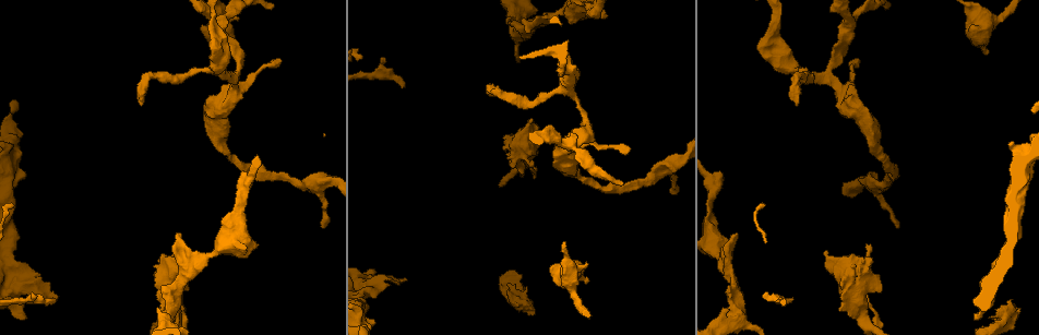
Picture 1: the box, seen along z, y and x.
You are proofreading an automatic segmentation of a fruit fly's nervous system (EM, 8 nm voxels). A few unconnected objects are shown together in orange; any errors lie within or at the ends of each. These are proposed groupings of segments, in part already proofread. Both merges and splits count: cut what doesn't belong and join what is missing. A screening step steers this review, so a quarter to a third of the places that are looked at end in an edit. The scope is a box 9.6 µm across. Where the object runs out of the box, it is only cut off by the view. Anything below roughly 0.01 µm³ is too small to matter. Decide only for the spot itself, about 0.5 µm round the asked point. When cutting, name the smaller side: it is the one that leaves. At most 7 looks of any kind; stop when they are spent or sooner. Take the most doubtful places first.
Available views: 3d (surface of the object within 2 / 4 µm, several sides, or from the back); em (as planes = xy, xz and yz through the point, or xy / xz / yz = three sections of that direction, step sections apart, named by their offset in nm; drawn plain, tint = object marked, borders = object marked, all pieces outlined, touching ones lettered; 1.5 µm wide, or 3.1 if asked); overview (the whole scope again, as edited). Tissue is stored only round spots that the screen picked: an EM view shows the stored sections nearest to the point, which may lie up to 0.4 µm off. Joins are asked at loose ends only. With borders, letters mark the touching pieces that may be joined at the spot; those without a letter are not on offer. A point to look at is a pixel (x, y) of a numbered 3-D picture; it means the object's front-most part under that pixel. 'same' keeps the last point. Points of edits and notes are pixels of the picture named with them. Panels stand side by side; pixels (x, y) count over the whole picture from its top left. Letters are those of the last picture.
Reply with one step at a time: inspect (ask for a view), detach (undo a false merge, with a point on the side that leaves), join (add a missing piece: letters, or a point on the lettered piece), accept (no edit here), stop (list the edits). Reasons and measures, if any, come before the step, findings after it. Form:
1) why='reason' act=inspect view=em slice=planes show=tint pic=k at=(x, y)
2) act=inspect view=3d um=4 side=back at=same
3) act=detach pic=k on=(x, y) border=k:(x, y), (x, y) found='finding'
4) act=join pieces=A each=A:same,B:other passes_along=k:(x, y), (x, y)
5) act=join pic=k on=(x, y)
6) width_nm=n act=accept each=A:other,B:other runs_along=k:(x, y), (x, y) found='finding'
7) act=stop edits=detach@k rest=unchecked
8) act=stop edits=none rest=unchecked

why='an open end' act=inspect view=em slice=planes show=tint pic=1 at=(54, 298)

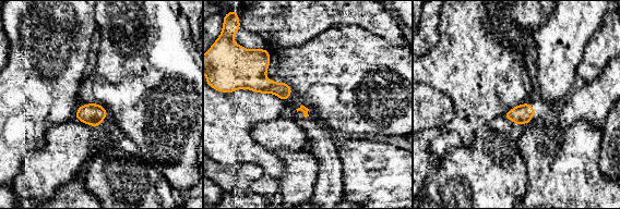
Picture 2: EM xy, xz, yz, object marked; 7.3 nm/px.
act=inspect view=em slice=planes show=borders at=same

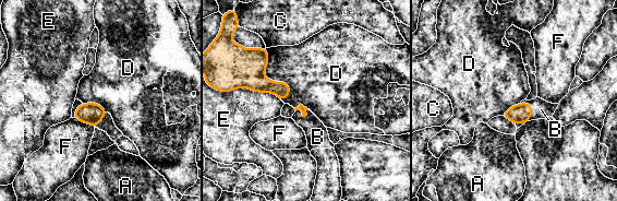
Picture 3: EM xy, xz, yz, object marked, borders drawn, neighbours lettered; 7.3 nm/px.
act=join pieces=B each=A:other,B:same,C:other,D:other,E:other,F:other passes_along=3:(521, 113), (531, 108), (541, 109) found='the neuron continues'

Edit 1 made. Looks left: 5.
why='branch stops here' act=inspect view=3d um=2 pic=1 at=(406, 281)

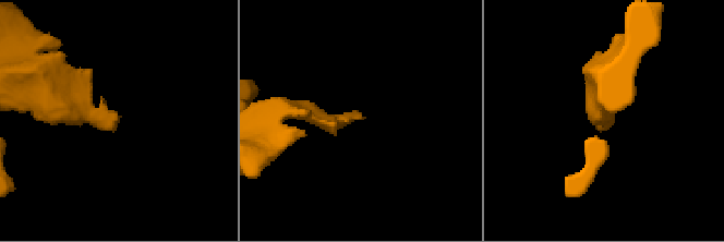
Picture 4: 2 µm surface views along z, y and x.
act=inspect view=em slice=xz step=8 show=borders pic=4 at=(362, 117)

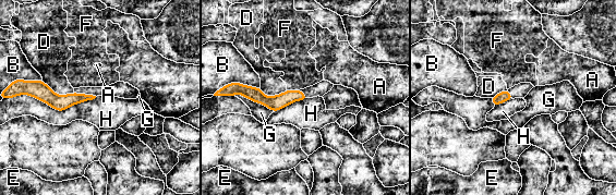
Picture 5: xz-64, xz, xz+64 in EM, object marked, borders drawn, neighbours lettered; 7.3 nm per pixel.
act=accept each=A:other,B:other,D:other,E:other,F:other,G:other,H:other found='no lettered piece goes on from it'

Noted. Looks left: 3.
why='sharp bend' act=inspect view=3d um=4 pic=1 at=(517, 17)

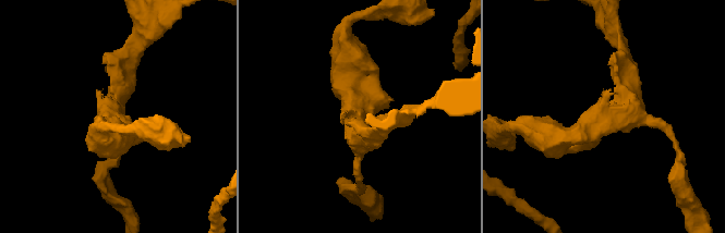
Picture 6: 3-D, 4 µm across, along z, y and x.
act=inspect view=em slice=yz step=4 show=tint pic=6 at=(113, 114)

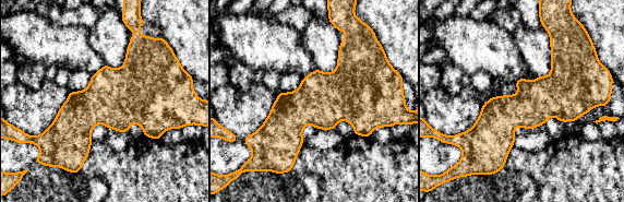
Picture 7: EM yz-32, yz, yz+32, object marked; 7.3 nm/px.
why='another direction' act=inspect view=em slice=xy step=8 show=borders at=same

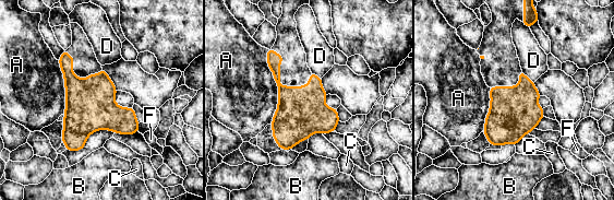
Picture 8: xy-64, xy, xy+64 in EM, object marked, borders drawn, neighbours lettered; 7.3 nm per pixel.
longest_contact=A:550nm act=accept each=A:other,B:other,C:other,D:other,F:other border=8:(521, 69), (533, 83) found='continuous, no second neuron'

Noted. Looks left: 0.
act=stop edits=join@3 rest=unchecked

